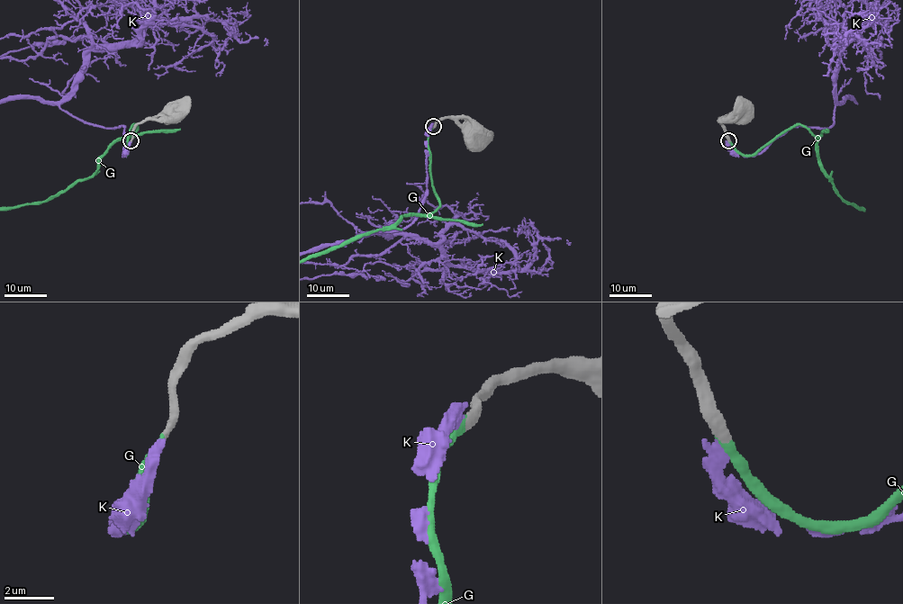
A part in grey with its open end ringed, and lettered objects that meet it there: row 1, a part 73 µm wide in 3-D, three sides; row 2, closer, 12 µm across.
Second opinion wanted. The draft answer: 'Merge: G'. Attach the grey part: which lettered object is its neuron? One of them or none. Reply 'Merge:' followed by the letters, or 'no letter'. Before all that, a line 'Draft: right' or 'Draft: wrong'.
Draft: right
Merge: G

